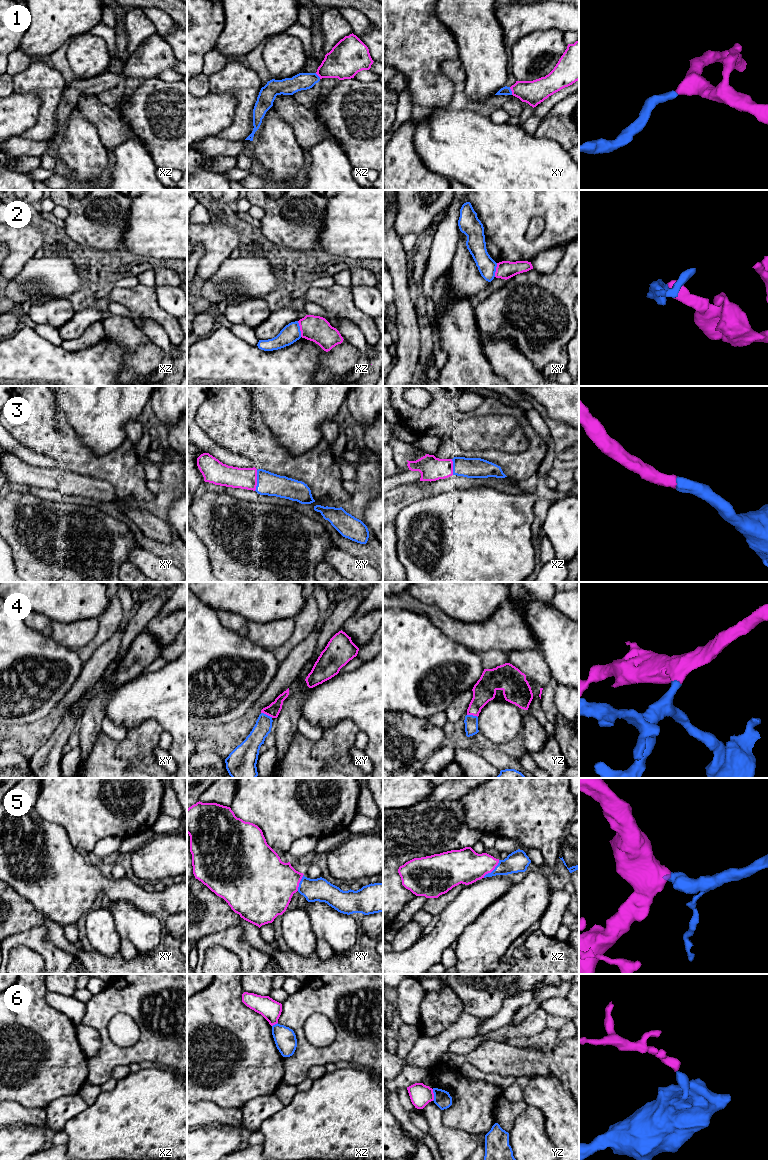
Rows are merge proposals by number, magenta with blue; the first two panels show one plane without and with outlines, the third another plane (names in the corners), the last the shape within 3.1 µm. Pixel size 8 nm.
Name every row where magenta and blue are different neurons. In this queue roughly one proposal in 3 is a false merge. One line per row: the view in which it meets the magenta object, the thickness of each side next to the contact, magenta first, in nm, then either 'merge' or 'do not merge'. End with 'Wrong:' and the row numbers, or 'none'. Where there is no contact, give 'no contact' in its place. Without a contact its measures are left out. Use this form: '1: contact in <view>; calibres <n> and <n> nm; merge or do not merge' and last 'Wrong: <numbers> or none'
1: contact in xy; calibres 190 and 70 nm; merge
2: contact in xz; calibres 200 and 150 nm; do not merge
3: contact in xy; calibres 180 and 180 nm; merge
4: contact in xy; calibres 110 and 140 nm; merge
5: contact in xz; calibres 280 and 170 nm; merge
6: contact in yz; calibres 170 and 140 nm; do not merge
Wrong: 2, 6

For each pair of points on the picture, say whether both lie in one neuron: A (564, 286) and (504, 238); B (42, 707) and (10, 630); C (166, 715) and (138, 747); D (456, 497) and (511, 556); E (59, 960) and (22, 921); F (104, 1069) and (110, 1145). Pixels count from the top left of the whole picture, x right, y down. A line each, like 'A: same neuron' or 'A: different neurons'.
A: different neurons
B: same neuron
C: different neurons
D: same neuron
E: different neurons
F: different neurons

